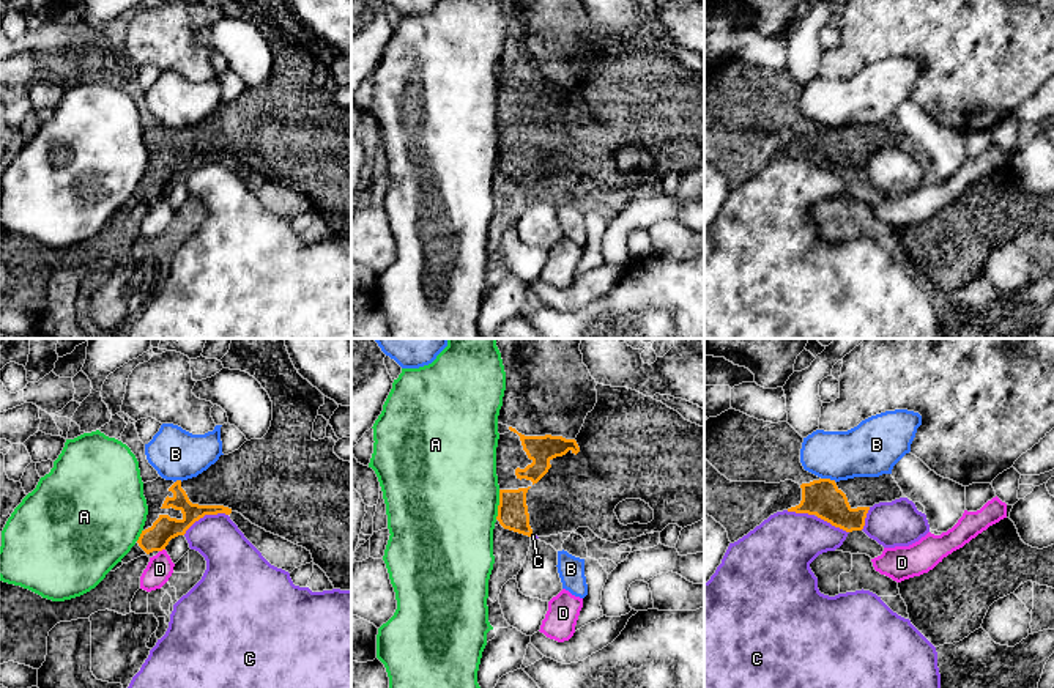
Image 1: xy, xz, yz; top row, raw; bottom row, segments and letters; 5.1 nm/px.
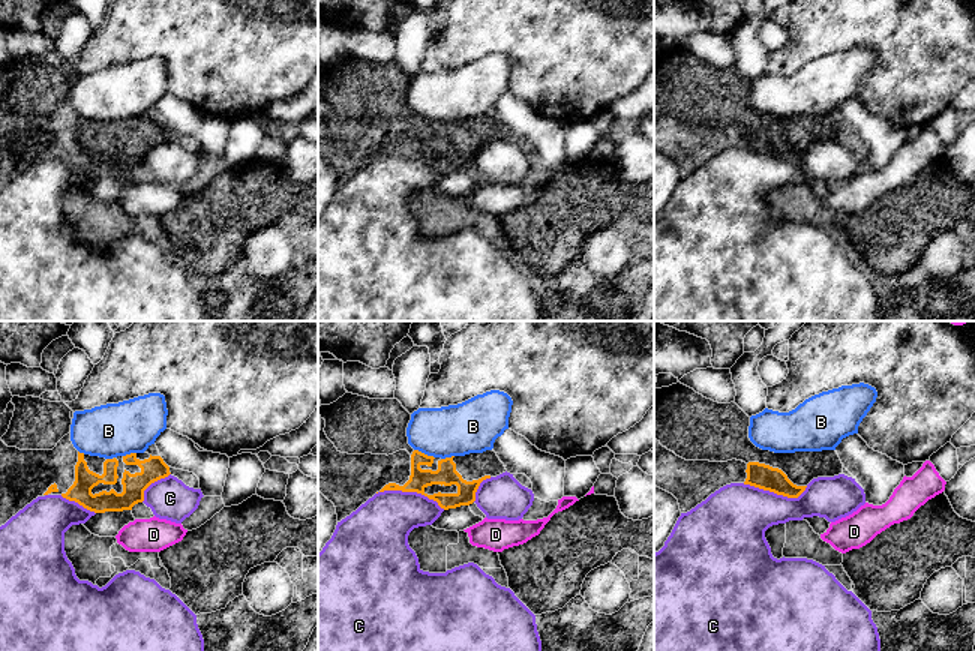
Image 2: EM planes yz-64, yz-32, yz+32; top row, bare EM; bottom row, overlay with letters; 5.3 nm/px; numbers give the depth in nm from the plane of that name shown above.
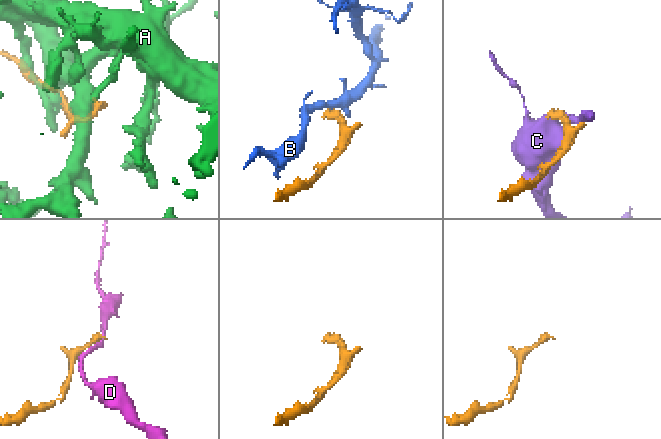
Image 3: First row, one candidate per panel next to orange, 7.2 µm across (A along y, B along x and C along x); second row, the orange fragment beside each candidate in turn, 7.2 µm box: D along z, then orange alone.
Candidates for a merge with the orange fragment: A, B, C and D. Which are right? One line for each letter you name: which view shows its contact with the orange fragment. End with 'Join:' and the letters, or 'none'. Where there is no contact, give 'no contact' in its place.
Join: none

